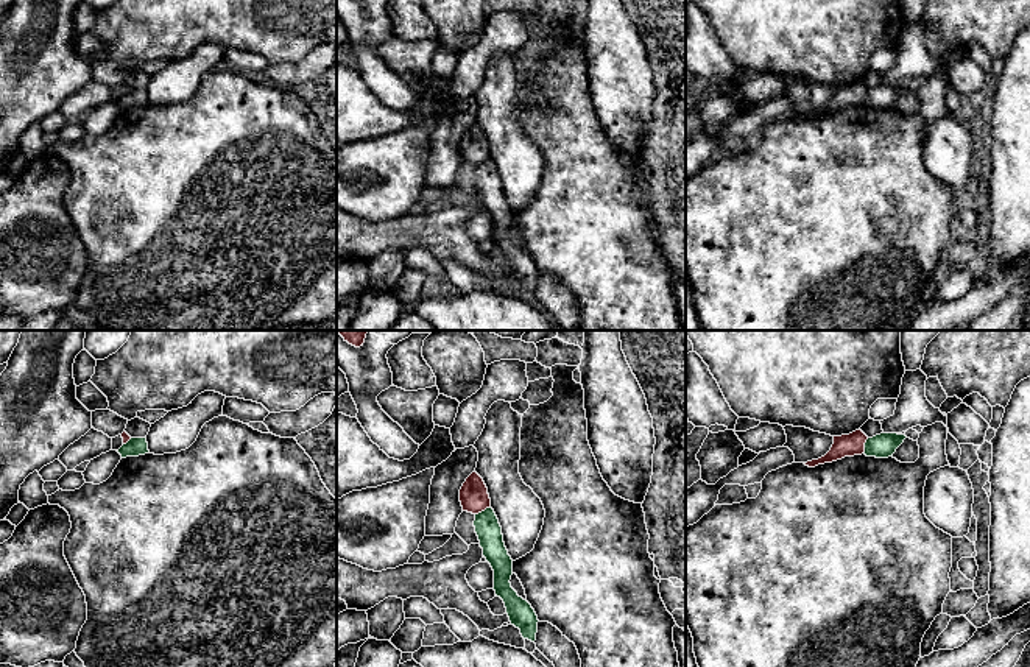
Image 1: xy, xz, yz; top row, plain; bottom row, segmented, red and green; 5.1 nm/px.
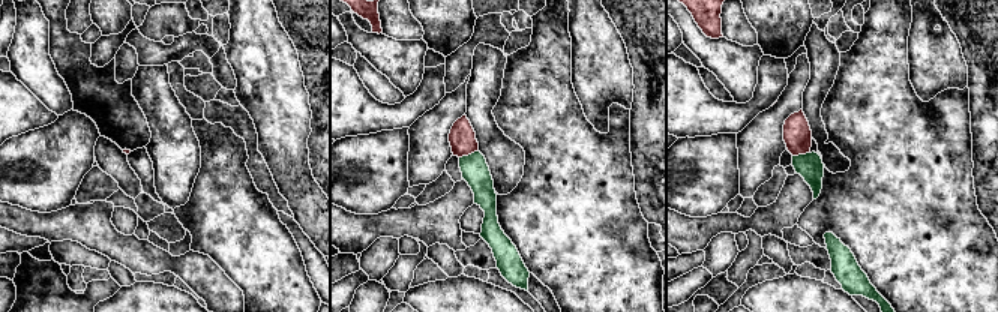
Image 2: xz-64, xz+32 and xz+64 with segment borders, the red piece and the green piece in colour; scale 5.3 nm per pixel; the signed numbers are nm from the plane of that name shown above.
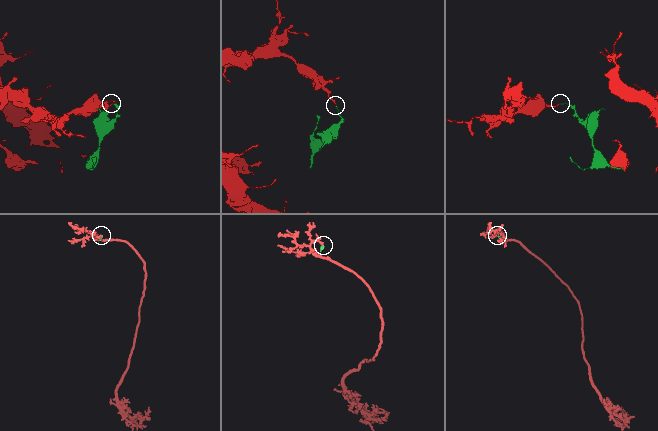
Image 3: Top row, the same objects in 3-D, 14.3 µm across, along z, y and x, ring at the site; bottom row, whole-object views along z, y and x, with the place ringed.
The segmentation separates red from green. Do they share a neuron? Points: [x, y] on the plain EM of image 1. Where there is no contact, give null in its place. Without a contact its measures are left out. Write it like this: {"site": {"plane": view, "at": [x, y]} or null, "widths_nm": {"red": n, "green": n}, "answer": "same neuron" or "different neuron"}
{"site": {"plane": "xz", "at": [482, 161]}, "widths_nm": {"red": 150, "green": 130}, "answer": "different neuron"}

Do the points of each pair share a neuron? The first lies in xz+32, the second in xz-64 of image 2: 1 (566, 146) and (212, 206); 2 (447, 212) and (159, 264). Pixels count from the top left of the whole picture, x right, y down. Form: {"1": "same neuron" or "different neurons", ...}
{"1": "same neuron", "2": "same neuron"}

